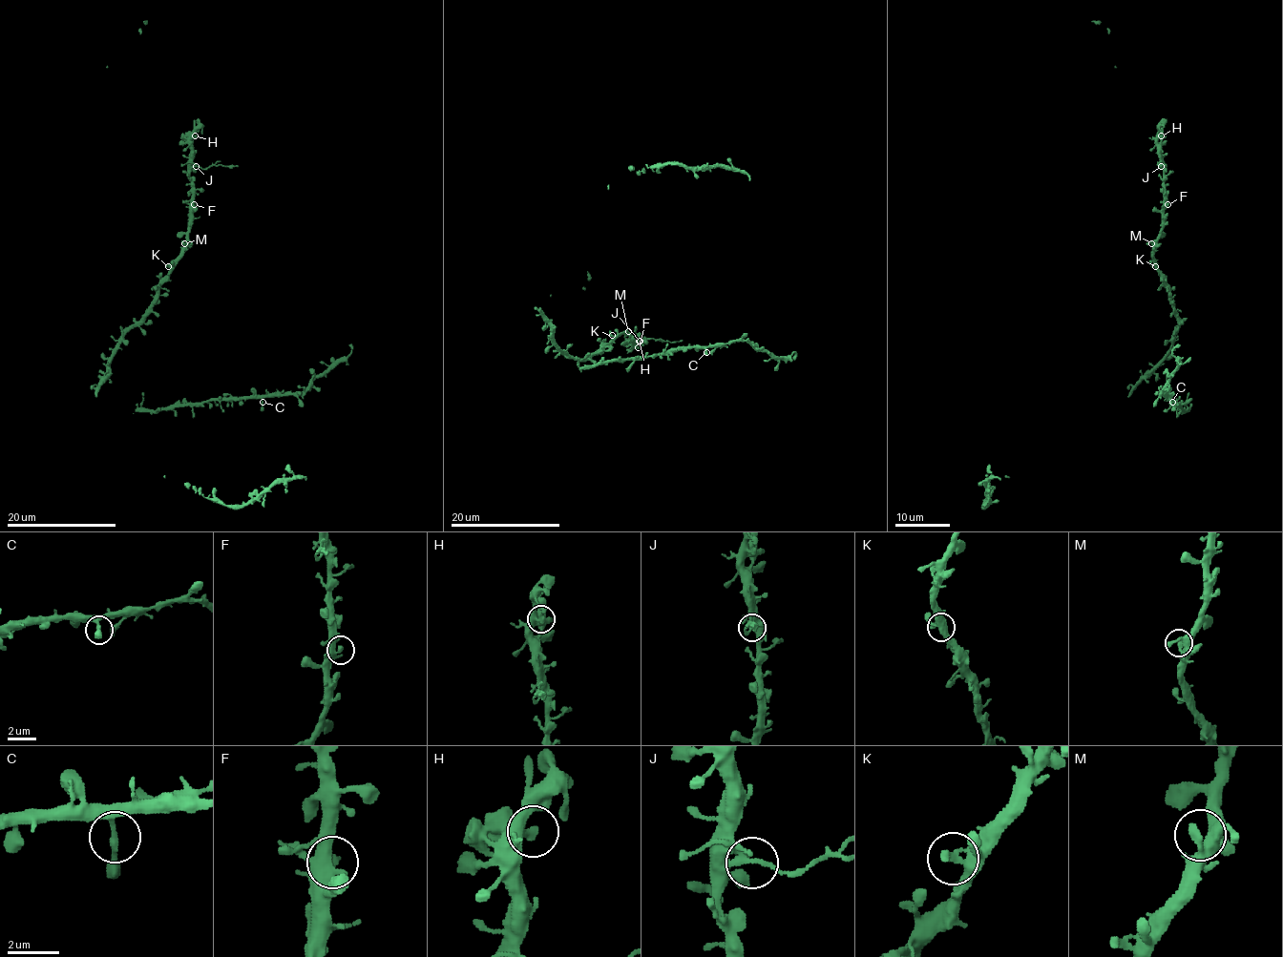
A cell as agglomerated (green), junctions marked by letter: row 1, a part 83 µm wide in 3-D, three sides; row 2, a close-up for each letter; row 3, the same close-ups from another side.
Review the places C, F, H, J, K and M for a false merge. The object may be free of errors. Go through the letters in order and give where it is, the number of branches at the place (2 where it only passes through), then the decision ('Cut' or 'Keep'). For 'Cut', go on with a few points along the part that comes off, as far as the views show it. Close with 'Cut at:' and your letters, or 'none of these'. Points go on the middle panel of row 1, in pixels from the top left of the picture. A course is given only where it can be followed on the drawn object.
C: Place: (706, 352). Branches: 2. Keep
F: Place: (638, 347). Branches: 2. Keep
H: Place: (639, 341). Branches: 2. Keep
J: Place: (640, 341). Branches: 2. Cut. Course of the part to remove: (641, 341), (647, 338), (669, 343), (682, 340)
K: Place: (612, 335). Branches: 2. Keep
M: Place: (628, 331). Branches: 2. Keep
Cut at: J

